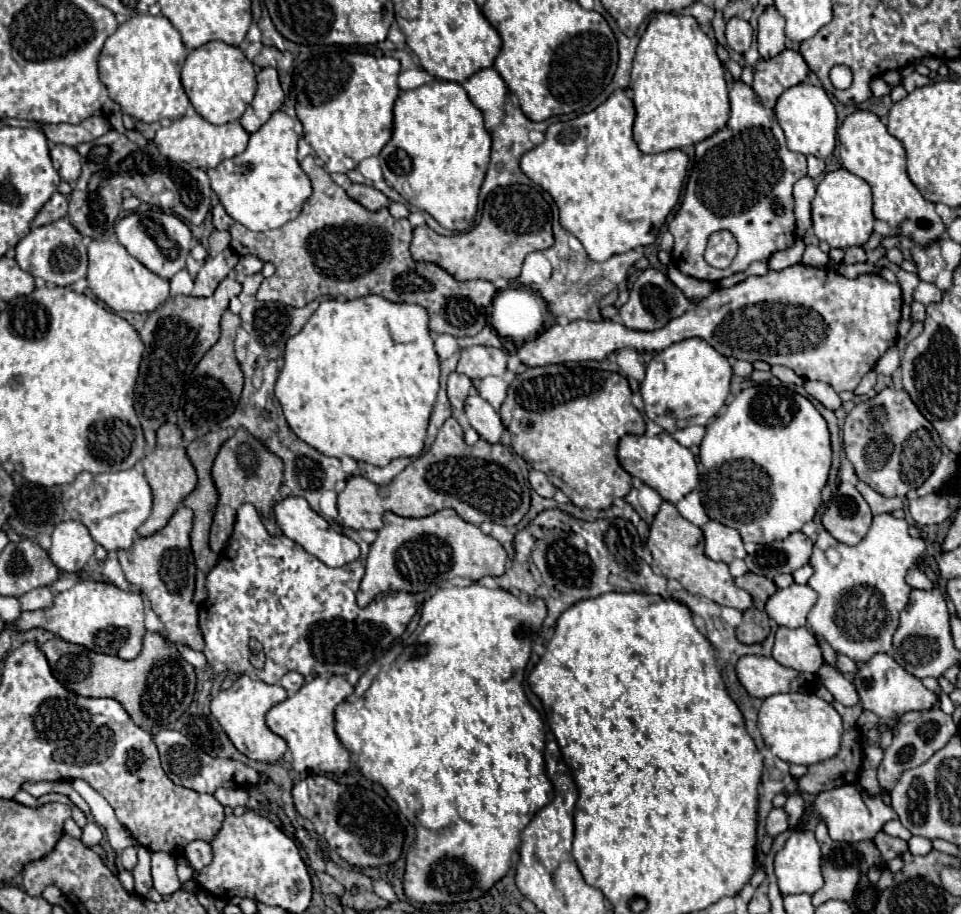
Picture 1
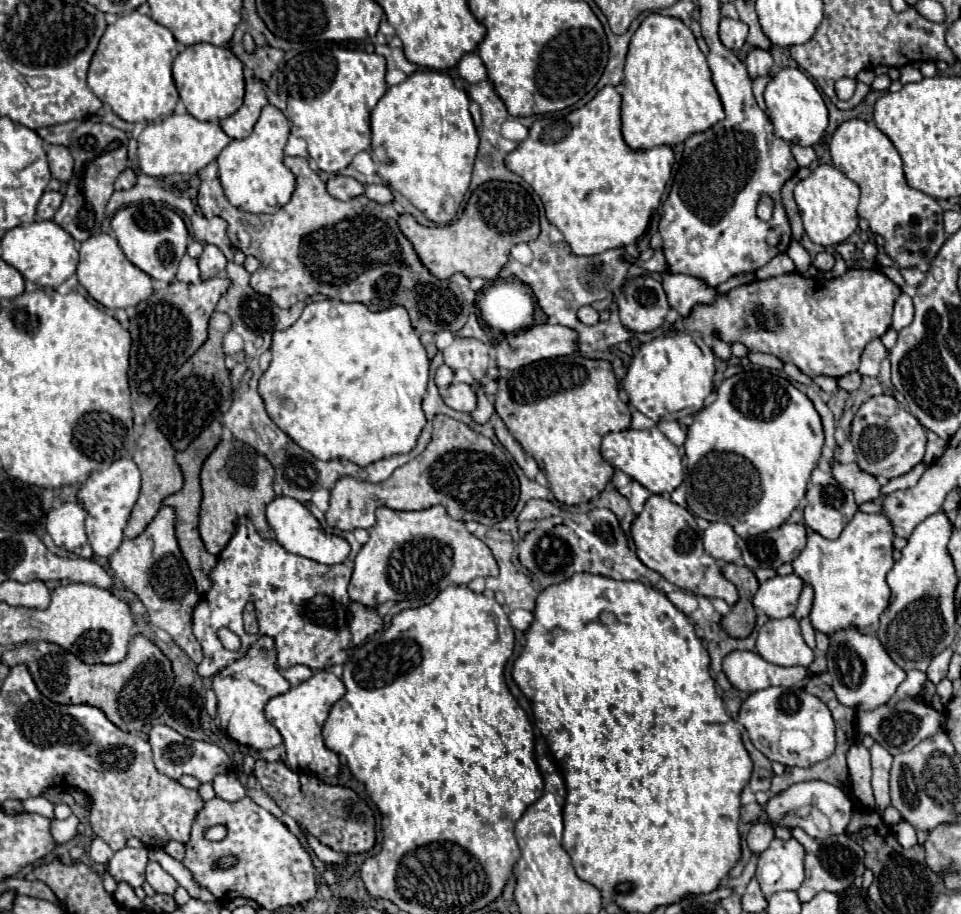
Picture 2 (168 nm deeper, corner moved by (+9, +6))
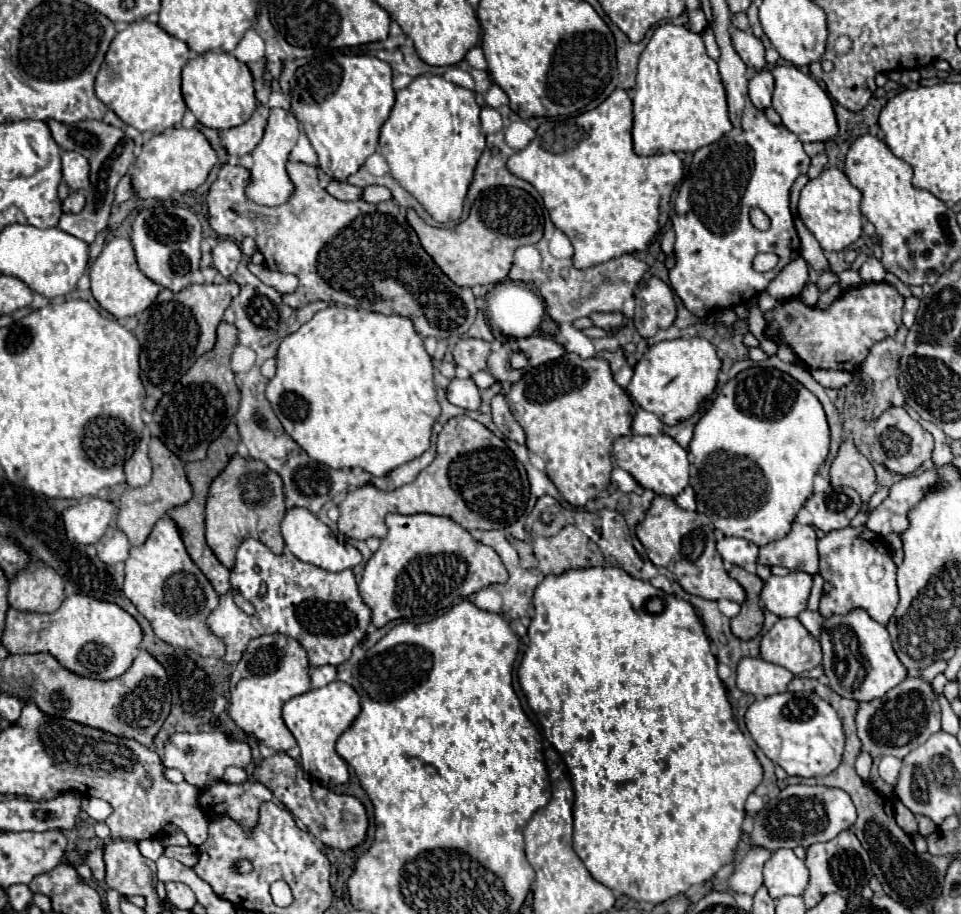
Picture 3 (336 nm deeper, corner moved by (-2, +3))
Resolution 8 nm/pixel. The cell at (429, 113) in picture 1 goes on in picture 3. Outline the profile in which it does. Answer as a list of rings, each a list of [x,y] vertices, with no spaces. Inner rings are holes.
[[[417,76],[411,84],[397,92],[391,116],[381,128],[377,152],[387,160],[391,176],[413,194],[413,198],[437,220],[457,222],[463,214],[463,200],[473,180],[473,172],[481,152],[485,150],[485,136],[479,122],[479,104],[475,92],[447,82],[443,76]]]

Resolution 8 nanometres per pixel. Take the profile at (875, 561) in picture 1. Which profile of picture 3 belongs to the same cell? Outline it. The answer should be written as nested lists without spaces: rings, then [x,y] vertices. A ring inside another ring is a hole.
[[[867,526],[833,530],[819,540],[819,560],[819,574],[825,578],[819,606],[823,618],[833,614],[847,614],[853,608],[865,608],[879,624],[885,626],[889,622],[897,608],[899,592],[895,584],[897,566],[891,560],[891,550],[883,536],[867,530]]]

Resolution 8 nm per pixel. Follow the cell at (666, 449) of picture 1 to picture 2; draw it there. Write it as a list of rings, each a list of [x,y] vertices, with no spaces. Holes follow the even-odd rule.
[[[658,427],[646,431],[626,429],[620,433],[608,433],[602,437],[602,457],[614,467],[636,479],[650,493],[672,493],[684,479],[682,457],[678,447],[670,443]]]

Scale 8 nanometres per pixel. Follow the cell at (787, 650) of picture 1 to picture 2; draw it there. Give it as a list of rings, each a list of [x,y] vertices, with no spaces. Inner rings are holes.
[[[794,617],[766,621],[758,631],[756,649],[762,659],[780,667],[810,667],[814,661],[814,653],[804,643],[800,625]]]

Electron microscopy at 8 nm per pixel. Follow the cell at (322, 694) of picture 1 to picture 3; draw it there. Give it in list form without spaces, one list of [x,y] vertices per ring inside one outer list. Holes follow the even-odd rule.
[[[339,680],[323,688],[313,688],[285,702],[283,720],[301,748],[301,764],[307,776],[317,778],[325,786],[339,786],[349,780],[347,764],[335,752],[335,742],[353,724],[359,712],[361,712],[359,694],[349,684],[339,682]]]

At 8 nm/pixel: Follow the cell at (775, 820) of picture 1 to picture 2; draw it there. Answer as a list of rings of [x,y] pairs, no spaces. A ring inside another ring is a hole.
[[[758,821],[752,825],[746,841],[752,853],[762,853],[774,839],[774,827],[768,821]]]

